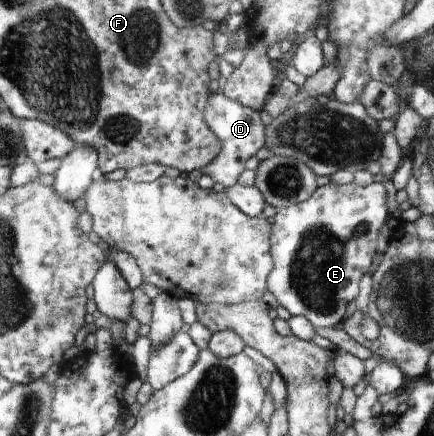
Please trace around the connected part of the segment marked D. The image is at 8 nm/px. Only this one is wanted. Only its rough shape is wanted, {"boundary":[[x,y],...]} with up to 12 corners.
{"boundary":[[221,91],[204,107],[224,144],[201,173],[231,188],[264,147],[259,111]]}

